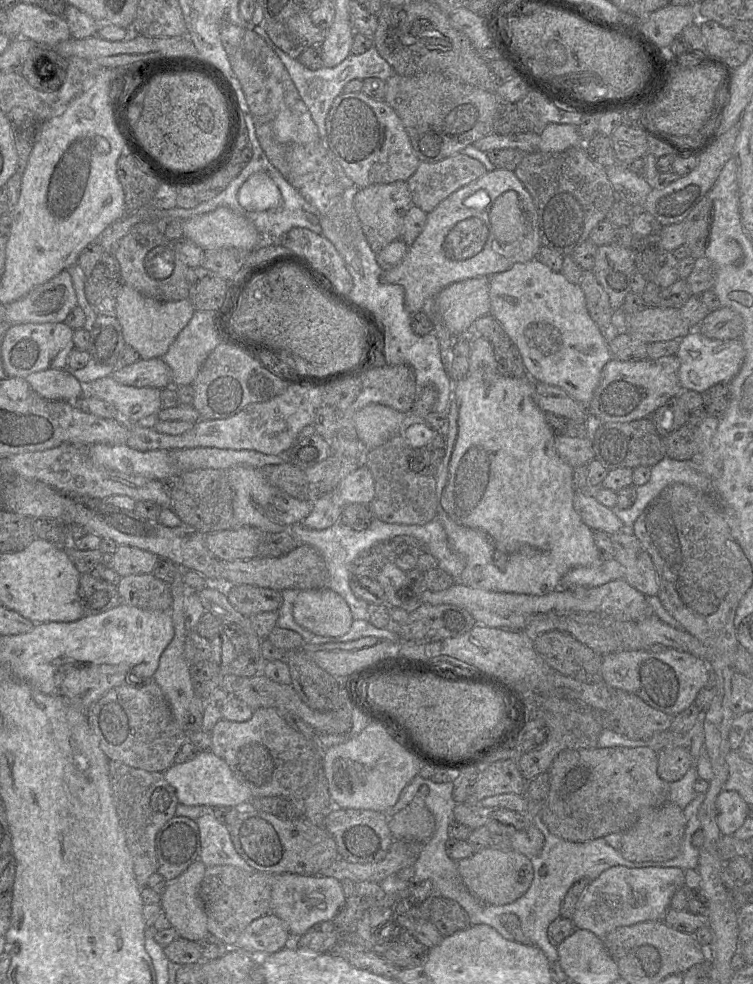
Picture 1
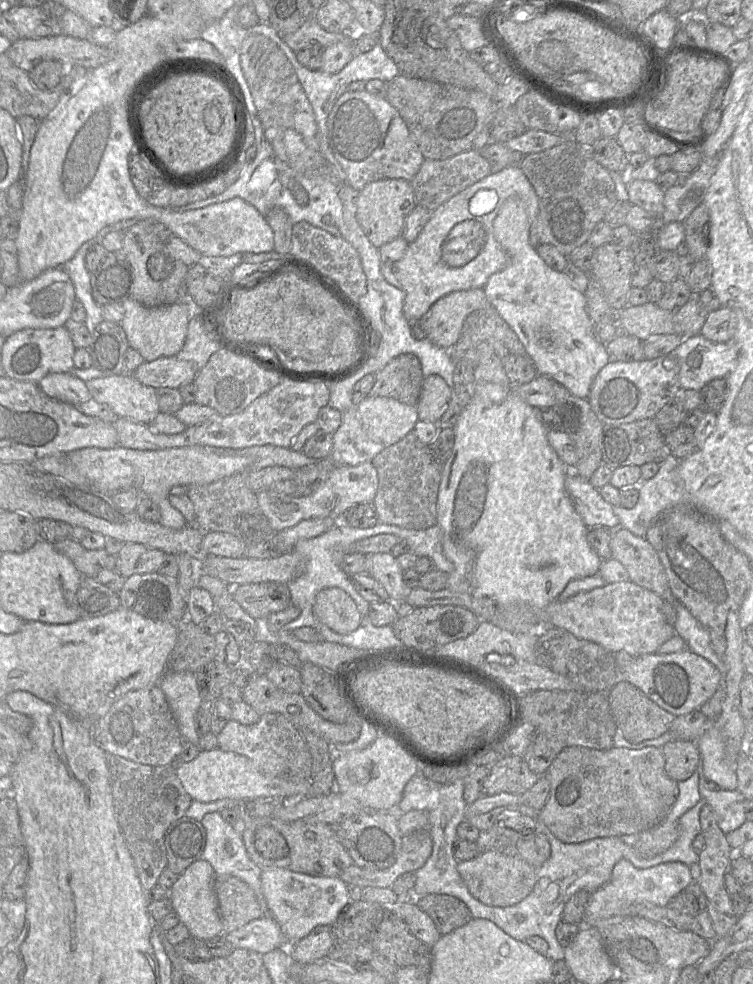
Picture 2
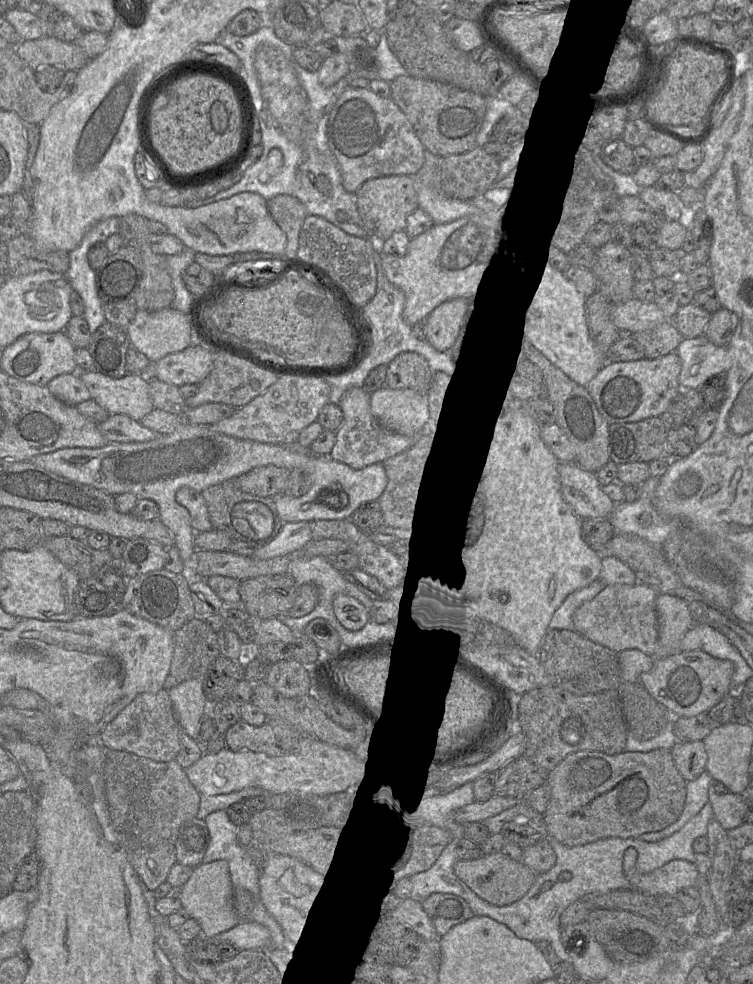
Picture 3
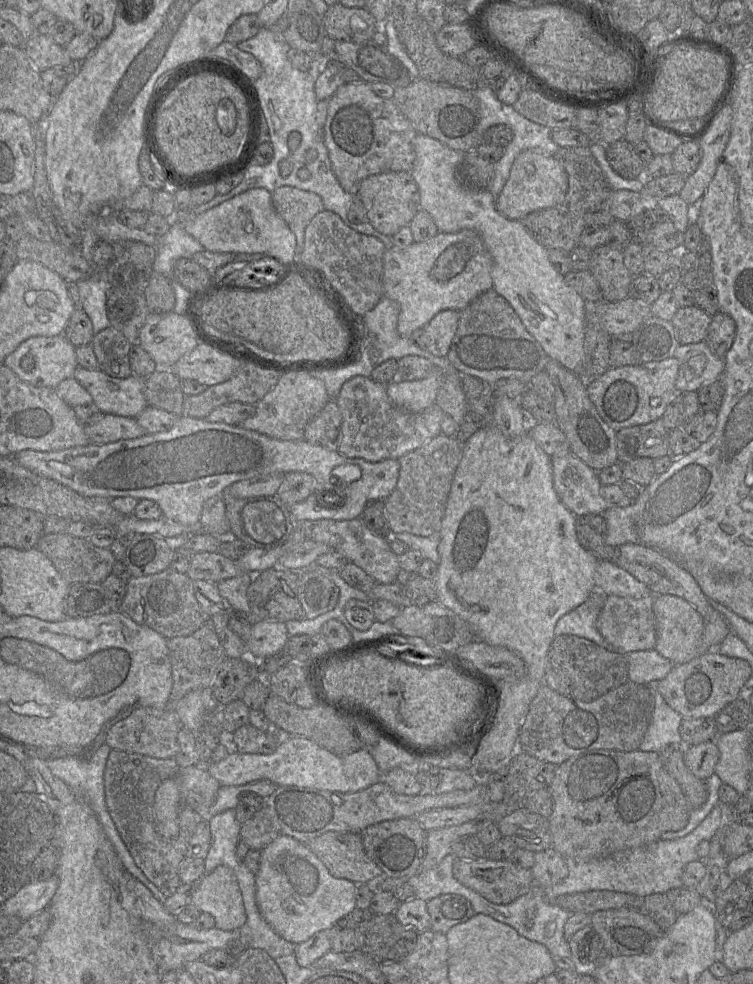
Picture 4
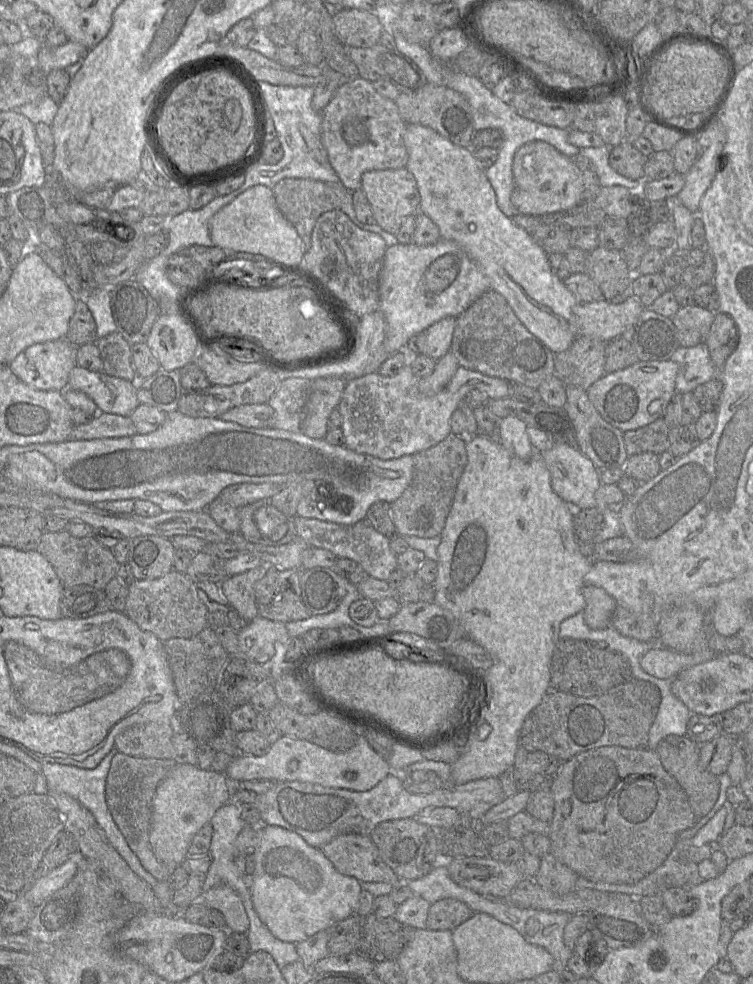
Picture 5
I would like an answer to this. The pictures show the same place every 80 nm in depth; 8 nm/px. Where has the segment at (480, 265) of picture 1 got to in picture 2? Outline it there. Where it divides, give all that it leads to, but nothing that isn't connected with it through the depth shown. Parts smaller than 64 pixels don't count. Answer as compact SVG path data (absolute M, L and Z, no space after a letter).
M514 164L500 171L491 172L440 205L432 211L417 239L408 245L405 255L398 261L382 263L381 272L385 280L405 293L403 314L409 322L422 318L438 299L449 293L483 288L491 275L507 266L509 256L505 248L494 238L492 221L503 202L510 196L518 196L522 200L530 220L530 244L537 247L541 244L538 241L538 198L522 169L518 164Z

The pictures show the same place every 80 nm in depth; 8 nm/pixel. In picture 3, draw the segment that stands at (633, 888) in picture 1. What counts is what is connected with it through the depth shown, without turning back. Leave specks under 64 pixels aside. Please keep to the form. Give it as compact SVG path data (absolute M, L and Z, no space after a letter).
M626 850L623 856L623 871L634 890L658 897L675 895L683 888L696 886L699 873L694 863L687 860L672 860L649 874L640 875L636 871L637 852Z

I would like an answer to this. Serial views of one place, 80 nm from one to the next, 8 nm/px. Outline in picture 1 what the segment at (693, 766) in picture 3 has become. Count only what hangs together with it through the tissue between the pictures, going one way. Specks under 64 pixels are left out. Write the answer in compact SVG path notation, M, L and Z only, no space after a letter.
M664 746L658 752L658 776L668 783L684 777L693 765L693 757L684 746Z

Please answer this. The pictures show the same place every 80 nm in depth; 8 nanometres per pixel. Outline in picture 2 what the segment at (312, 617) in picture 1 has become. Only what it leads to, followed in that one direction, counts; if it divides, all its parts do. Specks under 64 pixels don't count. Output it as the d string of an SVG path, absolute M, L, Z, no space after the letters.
M325 588L315 597L313 613L317 619L338 634L355 631L362 619L355 601L341 588Z

